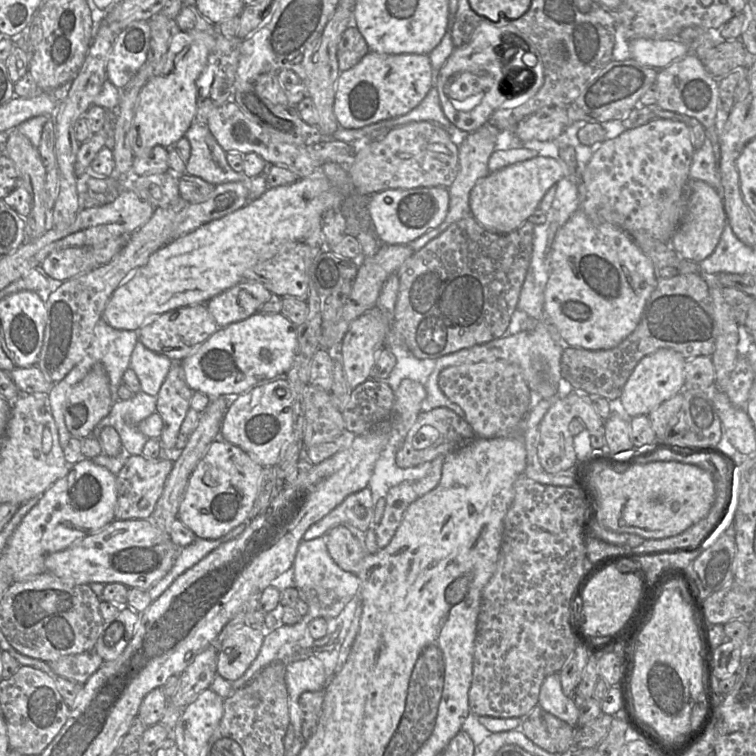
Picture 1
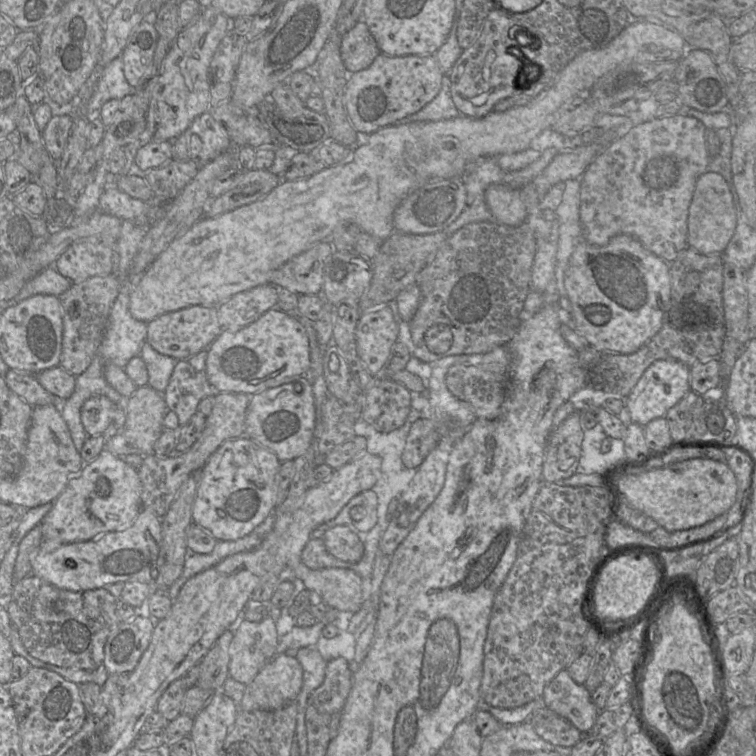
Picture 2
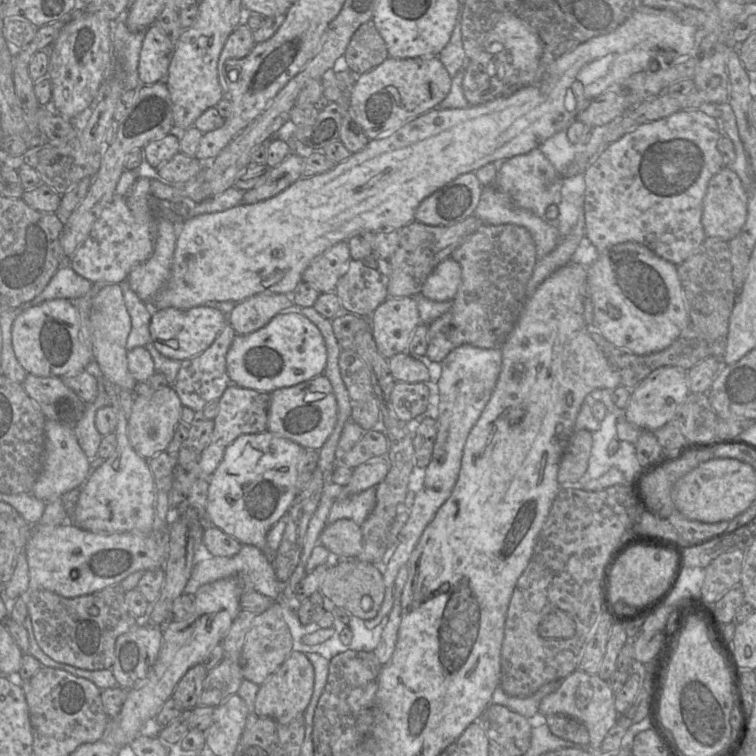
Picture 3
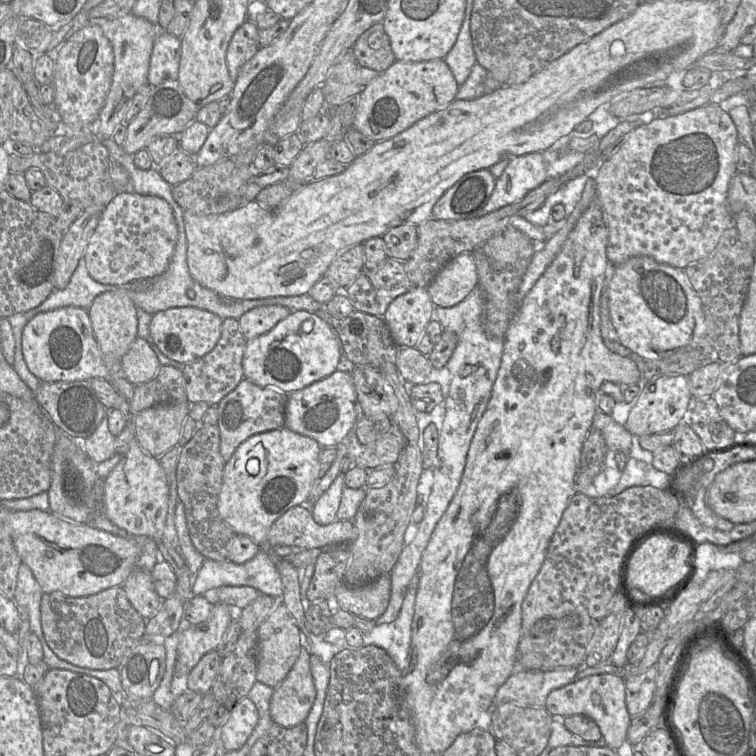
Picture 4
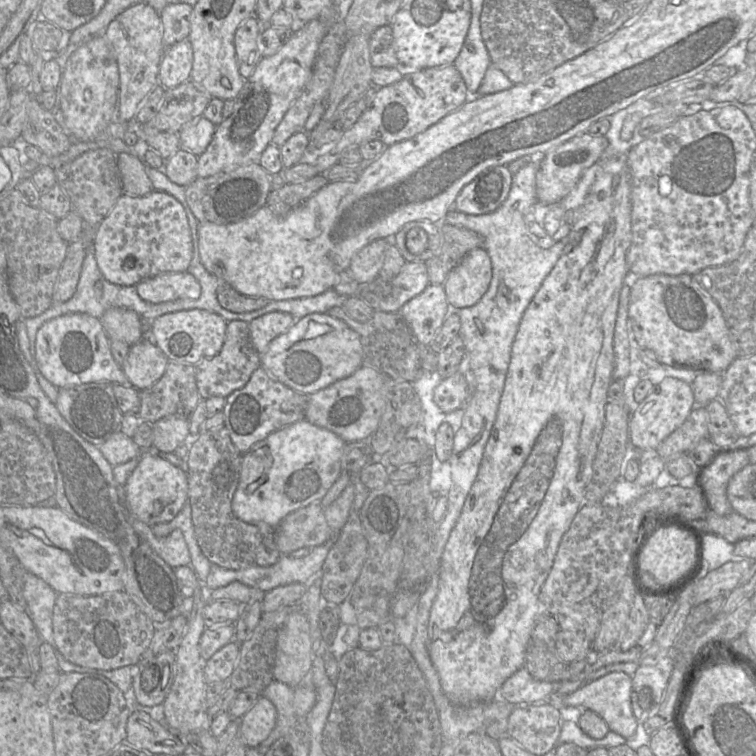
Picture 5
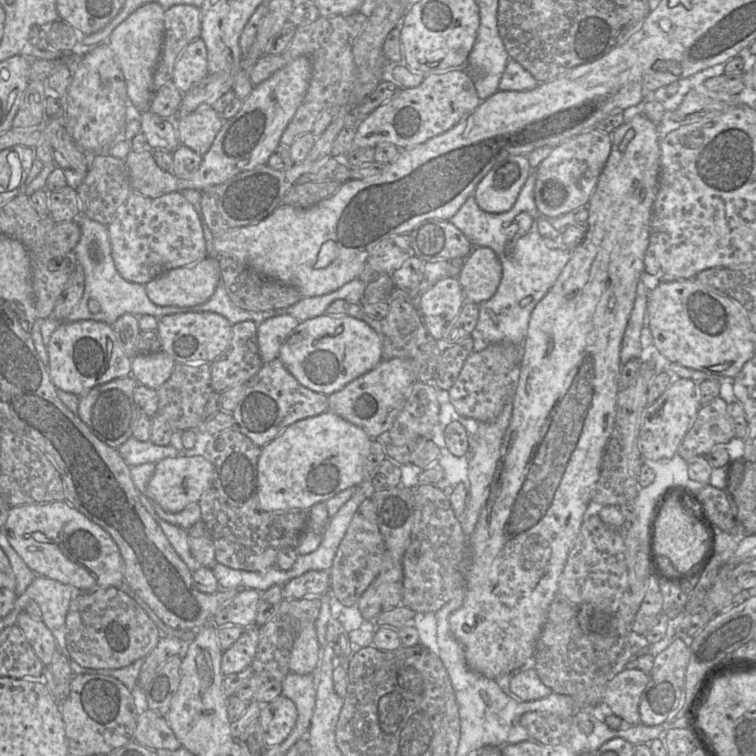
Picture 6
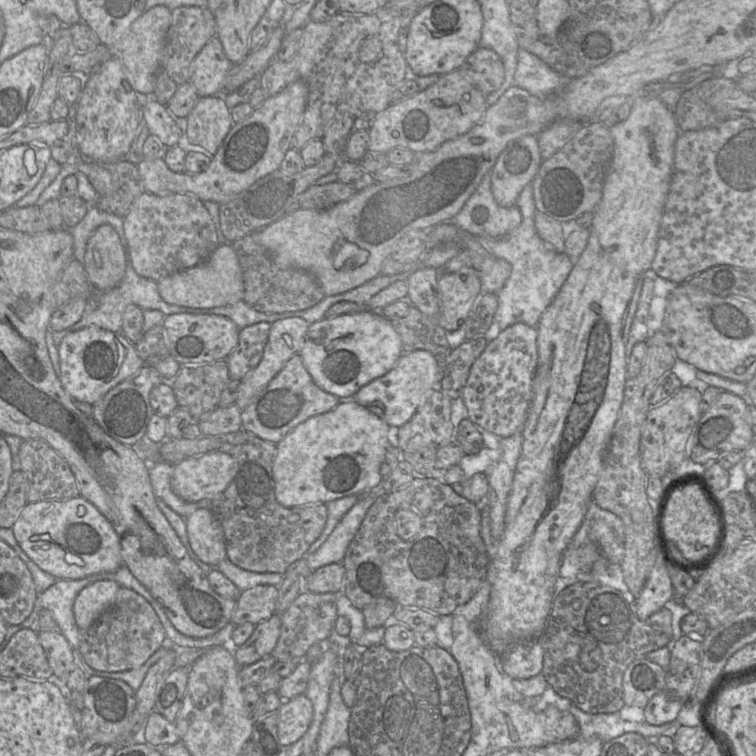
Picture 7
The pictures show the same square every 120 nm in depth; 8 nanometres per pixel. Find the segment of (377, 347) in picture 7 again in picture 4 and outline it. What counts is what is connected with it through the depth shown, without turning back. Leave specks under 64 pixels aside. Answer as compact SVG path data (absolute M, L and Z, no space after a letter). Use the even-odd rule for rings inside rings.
M291 311L270 331L247 341L242 361L244 379L290 393L337 371L341 356L340 339L325 320L308 311Z

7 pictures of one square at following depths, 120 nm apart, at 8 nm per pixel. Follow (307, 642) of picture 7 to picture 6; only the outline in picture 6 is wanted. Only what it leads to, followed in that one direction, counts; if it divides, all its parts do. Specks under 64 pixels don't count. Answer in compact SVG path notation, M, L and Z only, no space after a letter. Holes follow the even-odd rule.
M319 597L282 601L278 611L266 623L258 627L258 646L250 665L255 675L266 680L283 680L290 672L290 655L296 637L305 625L316 621L320 607L321 601Z

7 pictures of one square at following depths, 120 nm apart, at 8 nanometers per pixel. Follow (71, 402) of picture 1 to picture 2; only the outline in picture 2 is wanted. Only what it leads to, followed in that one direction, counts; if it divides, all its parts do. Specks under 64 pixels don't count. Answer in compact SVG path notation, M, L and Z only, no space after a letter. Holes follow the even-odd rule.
M102 395L92 396L83 403L80 419L88 436L99 436L105 432L112 423L113 404Z

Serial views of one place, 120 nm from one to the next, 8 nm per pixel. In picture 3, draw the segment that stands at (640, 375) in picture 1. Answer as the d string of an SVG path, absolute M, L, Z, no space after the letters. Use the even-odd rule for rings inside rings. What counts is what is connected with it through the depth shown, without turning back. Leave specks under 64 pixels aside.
M673 366L657 368L631 390L631 395L625 408L626 421L643 431L654 432L674 419L678 408L689 393L686 370Z

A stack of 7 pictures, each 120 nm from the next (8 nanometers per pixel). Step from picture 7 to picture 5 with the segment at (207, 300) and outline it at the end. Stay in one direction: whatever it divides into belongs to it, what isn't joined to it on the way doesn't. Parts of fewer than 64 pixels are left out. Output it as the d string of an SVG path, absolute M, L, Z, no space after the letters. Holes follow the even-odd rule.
M189 272L156 275L135 285L138 295L146 302L163 303L177 299L198 299L201 286Z

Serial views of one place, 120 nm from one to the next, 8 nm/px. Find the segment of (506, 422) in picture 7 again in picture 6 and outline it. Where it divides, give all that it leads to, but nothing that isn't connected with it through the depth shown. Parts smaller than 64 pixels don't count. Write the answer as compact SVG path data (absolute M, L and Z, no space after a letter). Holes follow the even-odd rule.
M491 343L484 349L472 352L461 372L448 390L449 400L455 410L464 417L478 422L493 422L501 413L509 396L513 395L519 379L522 360L522 345Z

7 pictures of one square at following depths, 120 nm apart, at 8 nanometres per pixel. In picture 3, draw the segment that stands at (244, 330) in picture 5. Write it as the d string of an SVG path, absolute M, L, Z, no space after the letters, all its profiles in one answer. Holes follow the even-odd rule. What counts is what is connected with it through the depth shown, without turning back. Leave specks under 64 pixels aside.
M227 322L213 343L199 355L181 361L181 366L172 384L183 406L196 413L201 412L206 404L219 400L223 392L232 384L227 373L226 355L236 336L236 332Z

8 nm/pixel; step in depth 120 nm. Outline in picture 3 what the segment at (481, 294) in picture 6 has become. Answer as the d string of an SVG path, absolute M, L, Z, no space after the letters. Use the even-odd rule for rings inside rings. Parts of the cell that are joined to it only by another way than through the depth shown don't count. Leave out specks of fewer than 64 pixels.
M448 257L434 268L425 280L420 293L432 301L450 301L456 295L461 280L462 271L459 263Z

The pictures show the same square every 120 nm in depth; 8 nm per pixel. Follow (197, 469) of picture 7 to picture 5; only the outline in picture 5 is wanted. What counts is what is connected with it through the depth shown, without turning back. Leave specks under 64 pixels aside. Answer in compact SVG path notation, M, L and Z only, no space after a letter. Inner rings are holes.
M154 448L144 450L123 486L124 501L131 515L150 527L170 522L188 502L186 472L161 458L158 453Z

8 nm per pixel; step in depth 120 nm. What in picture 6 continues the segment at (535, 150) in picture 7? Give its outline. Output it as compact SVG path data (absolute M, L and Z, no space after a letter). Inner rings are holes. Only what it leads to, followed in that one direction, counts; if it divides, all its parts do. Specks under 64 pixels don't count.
M513 155L496 163L477 184L473 196L481 210L507 212L533 171L527 155Z

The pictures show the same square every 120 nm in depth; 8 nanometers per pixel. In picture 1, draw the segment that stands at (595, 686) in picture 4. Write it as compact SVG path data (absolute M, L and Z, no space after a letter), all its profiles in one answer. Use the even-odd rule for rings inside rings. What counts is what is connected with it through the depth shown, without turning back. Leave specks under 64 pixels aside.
M559 672L548 675L540 688L538 706L572 727L577 727L579 709L573 697L566 696Z

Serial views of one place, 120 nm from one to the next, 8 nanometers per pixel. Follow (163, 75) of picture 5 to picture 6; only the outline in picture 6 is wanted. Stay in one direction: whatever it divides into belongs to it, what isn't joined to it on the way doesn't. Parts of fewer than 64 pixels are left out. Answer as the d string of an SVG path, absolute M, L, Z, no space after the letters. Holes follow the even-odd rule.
M197 38L184 48L175 62L172 82L181 93L185 93L207 75L206 45L201 38Z

